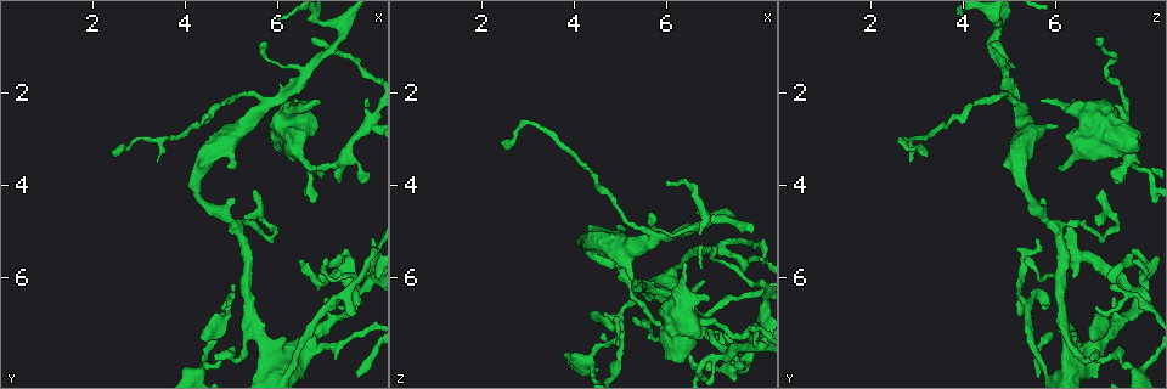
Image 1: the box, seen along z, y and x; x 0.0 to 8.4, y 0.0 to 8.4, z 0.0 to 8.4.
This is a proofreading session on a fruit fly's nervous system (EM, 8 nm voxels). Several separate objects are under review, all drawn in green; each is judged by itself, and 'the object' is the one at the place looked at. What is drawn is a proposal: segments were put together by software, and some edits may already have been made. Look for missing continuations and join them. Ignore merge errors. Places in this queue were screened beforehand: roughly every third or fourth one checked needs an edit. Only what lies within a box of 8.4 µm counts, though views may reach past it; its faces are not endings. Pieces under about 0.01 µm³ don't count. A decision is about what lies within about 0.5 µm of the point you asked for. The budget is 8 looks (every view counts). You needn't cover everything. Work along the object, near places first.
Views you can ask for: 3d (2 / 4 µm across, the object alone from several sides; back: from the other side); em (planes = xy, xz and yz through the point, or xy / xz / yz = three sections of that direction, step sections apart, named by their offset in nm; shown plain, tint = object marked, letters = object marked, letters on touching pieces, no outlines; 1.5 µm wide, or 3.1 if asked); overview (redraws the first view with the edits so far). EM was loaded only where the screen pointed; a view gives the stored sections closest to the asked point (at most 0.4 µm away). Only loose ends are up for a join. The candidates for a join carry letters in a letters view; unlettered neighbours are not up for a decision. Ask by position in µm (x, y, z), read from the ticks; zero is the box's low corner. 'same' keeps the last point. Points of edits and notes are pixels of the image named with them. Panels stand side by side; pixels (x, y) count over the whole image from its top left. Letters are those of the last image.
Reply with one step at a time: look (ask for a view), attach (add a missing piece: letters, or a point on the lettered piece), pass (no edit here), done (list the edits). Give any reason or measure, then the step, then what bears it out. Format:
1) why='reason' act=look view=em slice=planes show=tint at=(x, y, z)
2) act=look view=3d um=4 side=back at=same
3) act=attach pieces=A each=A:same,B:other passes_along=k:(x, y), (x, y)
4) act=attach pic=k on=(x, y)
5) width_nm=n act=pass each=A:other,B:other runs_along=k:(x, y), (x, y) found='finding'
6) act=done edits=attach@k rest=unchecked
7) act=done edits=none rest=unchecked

act=look view=3d um=4 at=(5.95, 3.15, 7.75)

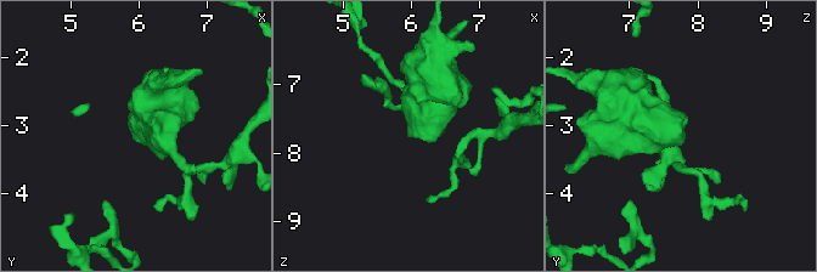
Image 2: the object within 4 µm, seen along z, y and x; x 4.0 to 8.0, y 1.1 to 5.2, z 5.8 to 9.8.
why='shape alone is not enough' act=look view=em slice=planes show=letters at=(5.95, 3.10, 7.75)

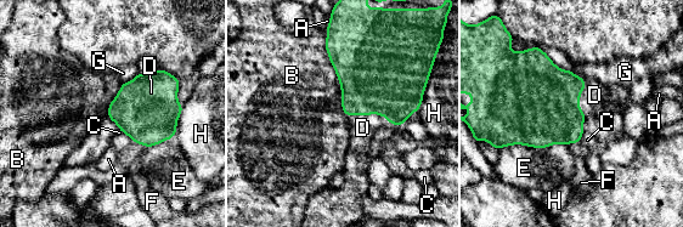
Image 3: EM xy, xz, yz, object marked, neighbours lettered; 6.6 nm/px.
act=attach pic=3 on=(362, 128) each=A:other,B:other,C:other,D:same,E:other,F:other,G:other,H:other passes_along=3:(378, 78), (368, 114), (362, 128) found='it goes on there'

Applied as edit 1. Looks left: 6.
act=look view=3d um=4 at=(6.90, 2.20, 6.35)

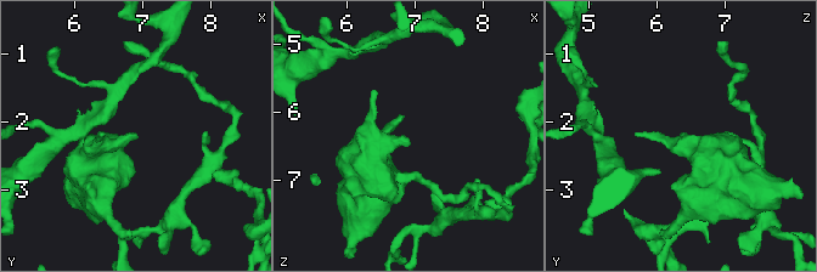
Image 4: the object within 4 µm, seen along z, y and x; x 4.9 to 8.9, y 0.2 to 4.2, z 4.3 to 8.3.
why='need the tissue' act=look view=em slice=planes show=letters at=(6.90, 2.20, 6.45)

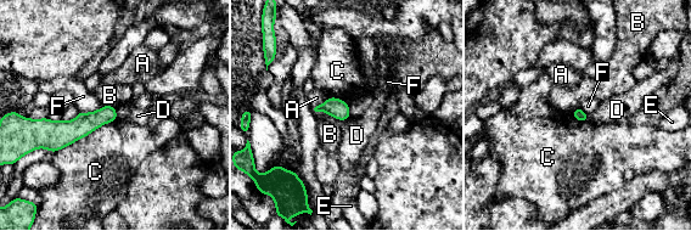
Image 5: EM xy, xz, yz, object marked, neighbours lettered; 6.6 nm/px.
act=pass each=A:other,B:other,C:other,D:other,E:other,F:other runs_along=5:(112, 110), (78, 128), (41, 128) found='no lettered piece goes on from it'

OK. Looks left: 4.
why='thick end' act=look view=3d um=2 at=(5.00, 3.70, 5.05)

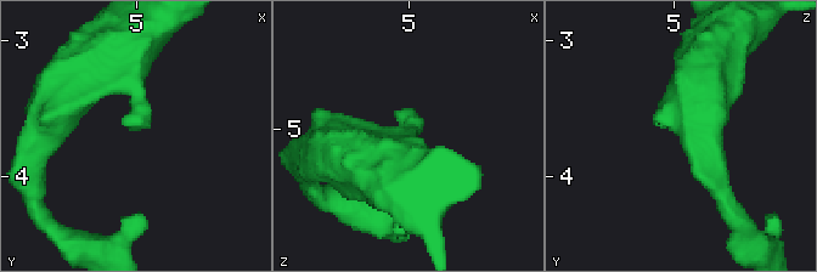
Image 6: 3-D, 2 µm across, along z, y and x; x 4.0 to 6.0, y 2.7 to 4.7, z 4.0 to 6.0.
act=look view=em slice=planes show=letters at=(4.96, 3.68, 5.00)

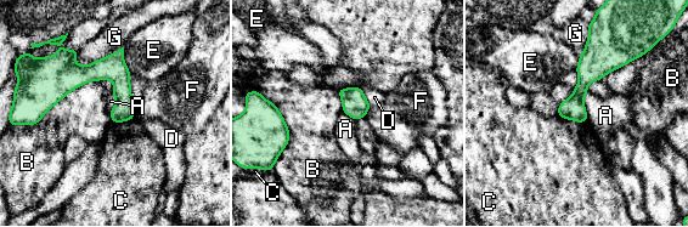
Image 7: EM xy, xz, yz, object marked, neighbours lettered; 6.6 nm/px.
act=pass each=A:other,B:other,C:other,D:other,E:other,F:other,G:other found='no lettered piece goes on from it'

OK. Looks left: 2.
act=done edits=attach@3 rest=unchecked

